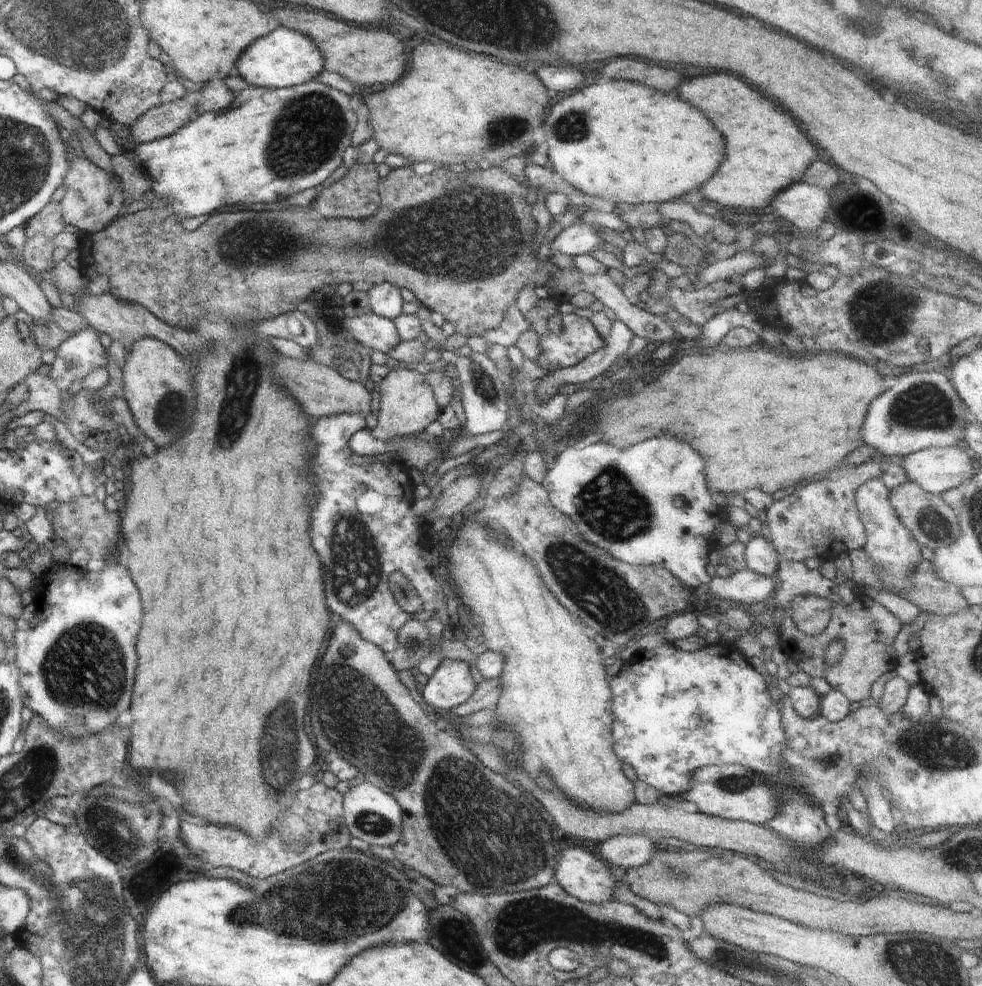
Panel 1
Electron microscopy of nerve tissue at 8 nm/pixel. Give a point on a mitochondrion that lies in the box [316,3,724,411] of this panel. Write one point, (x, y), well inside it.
(506, 130)

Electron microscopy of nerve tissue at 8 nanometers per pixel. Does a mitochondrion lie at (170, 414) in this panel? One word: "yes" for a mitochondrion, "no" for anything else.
yes

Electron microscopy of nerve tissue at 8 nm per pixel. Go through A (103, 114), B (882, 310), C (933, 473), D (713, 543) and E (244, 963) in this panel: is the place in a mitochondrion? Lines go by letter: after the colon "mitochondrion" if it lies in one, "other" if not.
A: other
B: mitochondrion
C: other
D: other
E: other

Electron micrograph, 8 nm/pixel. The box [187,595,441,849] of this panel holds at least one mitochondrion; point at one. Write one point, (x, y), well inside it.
(277, 775)

